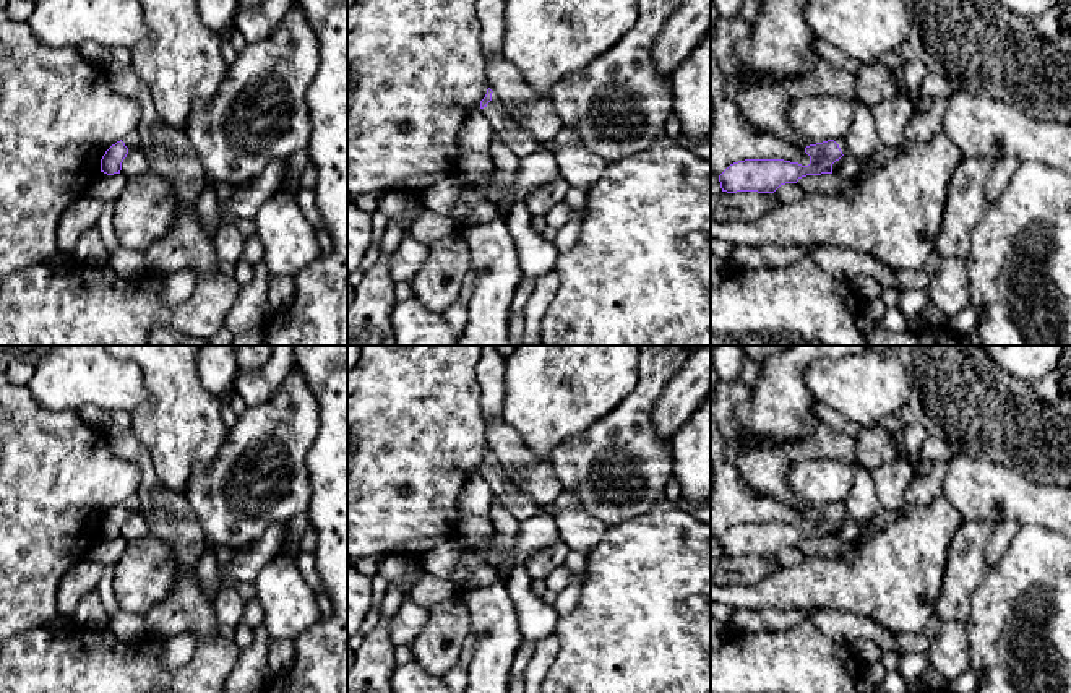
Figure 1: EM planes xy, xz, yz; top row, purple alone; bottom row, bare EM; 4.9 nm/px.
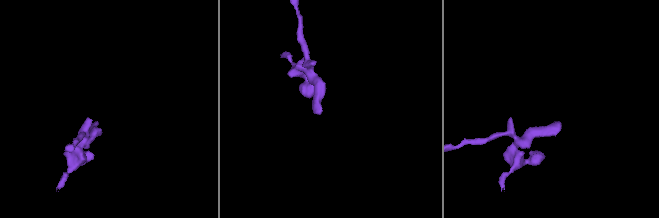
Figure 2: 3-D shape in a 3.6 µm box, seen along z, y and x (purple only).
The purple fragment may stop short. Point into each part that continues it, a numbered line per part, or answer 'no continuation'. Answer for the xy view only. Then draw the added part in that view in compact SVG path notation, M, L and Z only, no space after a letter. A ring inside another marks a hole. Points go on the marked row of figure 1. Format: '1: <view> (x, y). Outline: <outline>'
1: xy (132, 140). Outline: M136 130L131 131L131 133L128 133L128 135L125 135L125 136L122 138L122 141L123 141L125 146L128 148L128 151L140 148L140 136L138 136L138 131L136 131Z

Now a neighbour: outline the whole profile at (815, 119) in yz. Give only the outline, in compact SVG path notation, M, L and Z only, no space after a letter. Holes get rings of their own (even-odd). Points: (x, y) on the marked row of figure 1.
M837 96L792 97L787 117L797 138L794 146L806 148L839 136L845 136L854 123L855 99Z

